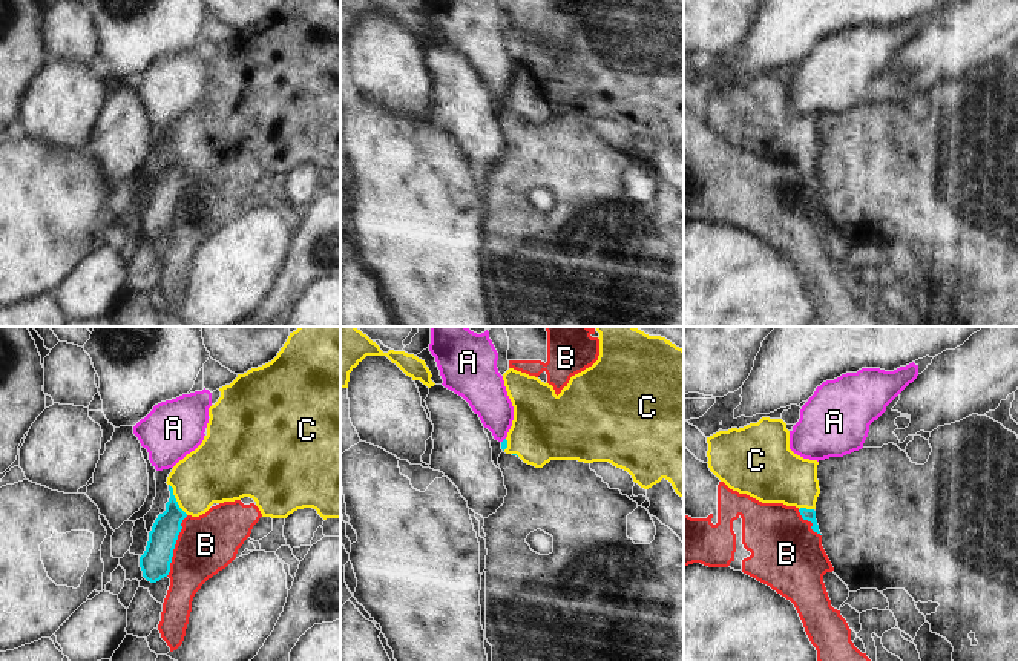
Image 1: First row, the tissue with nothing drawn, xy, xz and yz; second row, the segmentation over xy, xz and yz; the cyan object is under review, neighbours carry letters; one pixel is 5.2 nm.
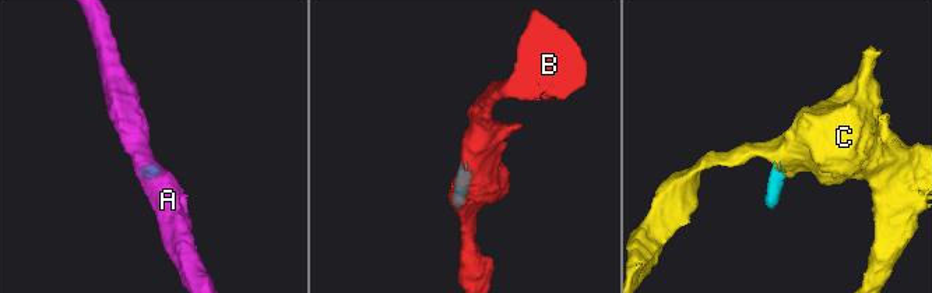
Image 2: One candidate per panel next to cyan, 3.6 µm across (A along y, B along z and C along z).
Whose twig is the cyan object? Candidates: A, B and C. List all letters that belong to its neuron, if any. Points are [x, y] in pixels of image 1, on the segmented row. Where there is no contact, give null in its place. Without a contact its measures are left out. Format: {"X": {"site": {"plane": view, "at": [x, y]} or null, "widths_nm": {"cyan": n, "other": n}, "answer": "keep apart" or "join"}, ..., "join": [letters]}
{"A": {"site": {"plane": "xz", "at": [503, 440]}, "widths_nm": {"cyan": 30, "other": 200}, "answer": "keep apart"}, "B": {"site": {"plane": "xy", "at": [174, 546]}, "widths_nm": {"cyan": 160, "other": 300}, "answer": "keep apart"}, "C": {"site": {"plane": "xy", "at": [175, 499]}, "widths_nm": {"cyan": 150, "other": 320}, "answer": "join"}, "join": ["C"]}

